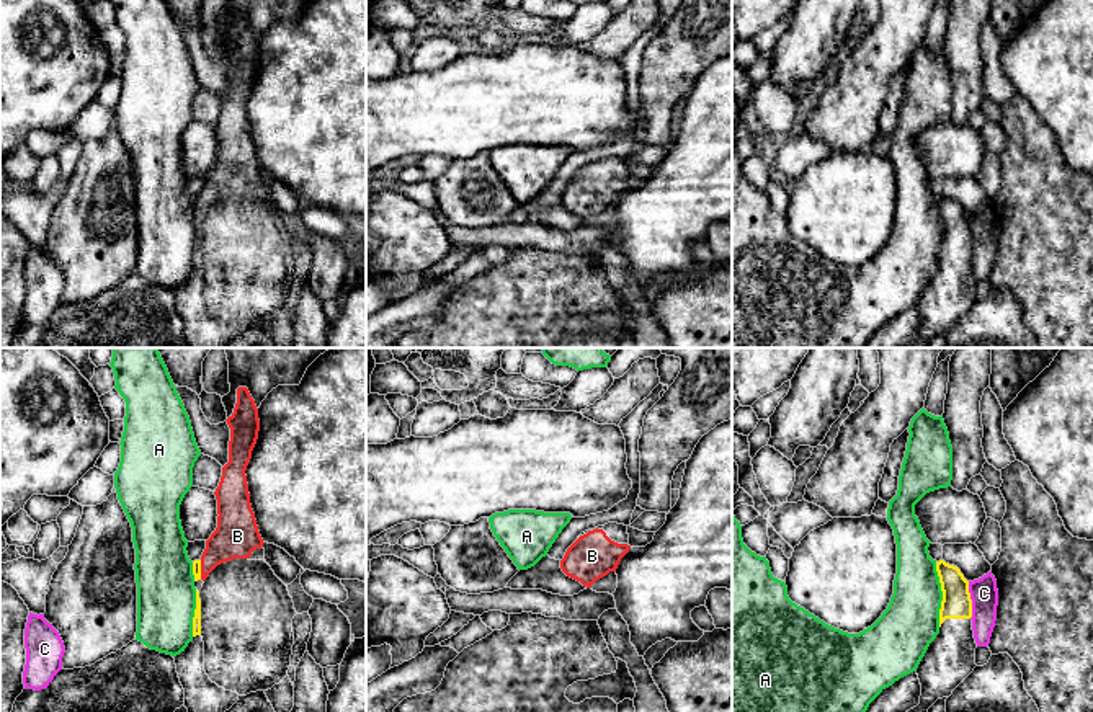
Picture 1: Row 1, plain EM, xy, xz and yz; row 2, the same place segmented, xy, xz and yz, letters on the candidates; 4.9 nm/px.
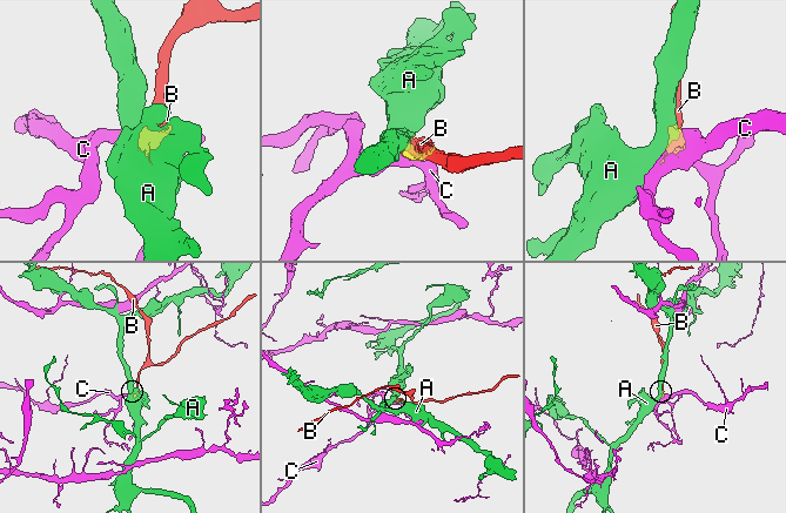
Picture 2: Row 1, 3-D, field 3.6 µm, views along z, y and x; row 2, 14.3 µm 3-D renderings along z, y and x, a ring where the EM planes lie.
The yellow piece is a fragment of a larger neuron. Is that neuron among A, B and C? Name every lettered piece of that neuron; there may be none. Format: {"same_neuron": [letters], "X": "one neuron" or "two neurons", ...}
{"same_neuron": ["B"], "A": "two neurons", "B": "one neuron", "C": "two neurons"}

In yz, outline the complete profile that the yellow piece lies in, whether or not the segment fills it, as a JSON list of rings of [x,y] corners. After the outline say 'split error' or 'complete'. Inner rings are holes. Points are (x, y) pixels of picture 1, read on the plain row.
[[[944,194],[936,196],[936,206],[943,225],[939,268],[917,302],[920,338],[905,348],[928,348],[938,333],[949,332],[977,300],[969,216]]]; split error

